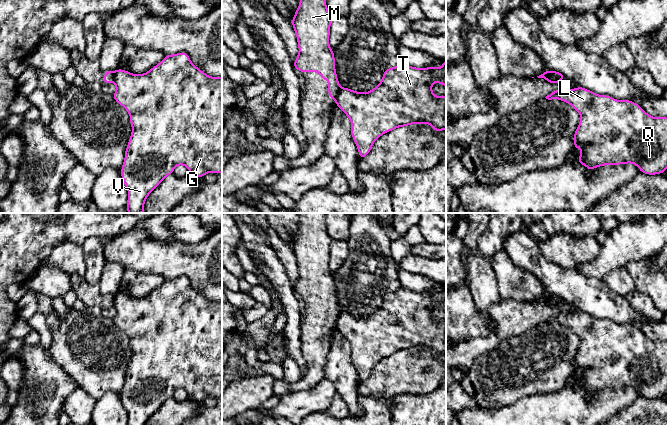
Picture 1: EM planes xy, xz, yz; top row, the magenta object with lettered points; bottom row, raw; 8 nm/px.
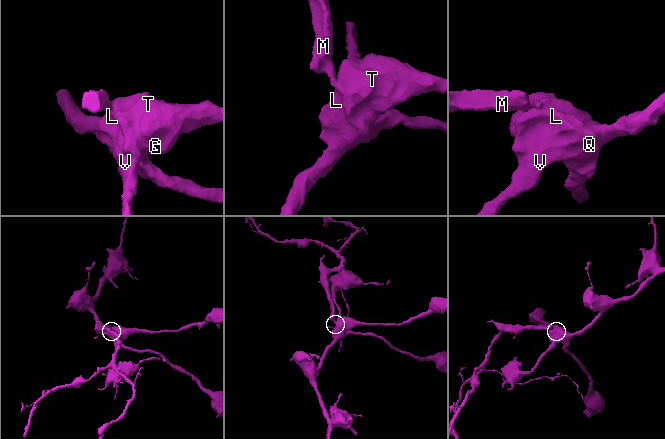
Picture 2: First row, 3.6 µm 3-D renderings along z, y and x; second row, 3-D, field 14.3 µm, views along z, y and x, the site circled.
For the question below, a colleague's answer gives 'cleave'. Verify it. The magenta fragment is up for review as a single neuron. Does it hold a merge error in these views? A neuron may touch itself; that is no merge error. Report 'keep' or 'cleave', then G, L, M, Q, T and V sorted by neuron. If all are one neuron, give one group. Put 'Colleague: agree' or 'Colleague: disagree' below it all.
cleave; G L Q T V / M
Colleague: agree

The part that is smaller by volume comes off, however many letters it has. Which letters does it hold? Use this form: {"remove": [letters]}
{"remove": ["M"]}

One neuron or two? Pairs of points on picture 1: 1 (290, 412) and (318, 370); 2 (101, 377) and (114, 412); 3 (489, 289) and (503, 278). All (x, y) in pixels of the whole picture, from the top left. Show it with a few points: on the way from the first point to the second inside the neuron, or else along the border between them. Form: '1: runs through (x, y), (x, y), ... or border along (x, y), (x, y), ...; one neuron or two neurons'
1: border along (324, 378), (308, 390), (297, 390), (281, 396); two neurons
2: border along (119, 394), (113, 391), (106, 391), (96, 401); two neurons
3: border along (489, 260), (497, 282); two neurons

